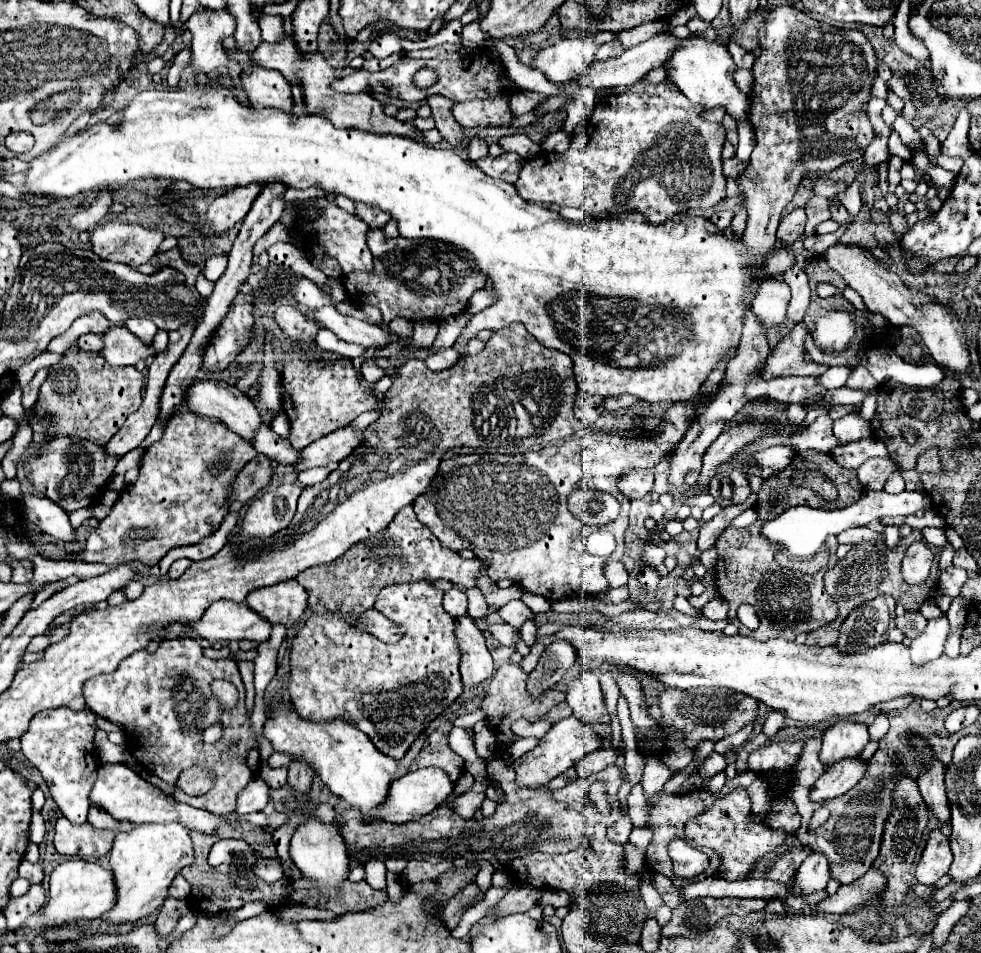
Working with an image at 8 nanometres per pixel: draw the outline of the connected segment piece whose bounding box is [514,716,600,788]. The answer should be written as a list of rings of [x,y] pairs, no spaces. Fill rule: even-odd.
[[[576,716],[564,718],[550,728],[550,732],[540,740],[540,744],[534,750],[526,752],[522,758],[518,758],[514,762],[516,784],[520,788],[534,788],[534,786],[548,784],[552,778],[560,776],[564,770],[576,766],[582,756],[592,754],[598,748],[598,744],[600,744],[600,740],[598,740],[596,732],[592,732],[592,728],[584,726]]]

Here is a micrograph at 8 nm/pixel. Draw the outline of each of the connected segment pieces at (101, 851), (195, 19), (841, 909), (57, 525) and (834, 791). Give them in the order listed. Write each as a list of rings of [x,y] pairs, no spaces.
[[[60,816],[56,820],[54,846],[58,854],[68,858],[102,858],[110,852],[116,832],[128,832],[132,824],[124,824],[118,830],[96,830],[88,822],[74,826],[68,818]]]
[[[198,8],[184,24],[184,29],[192,32],[192,64],[194,72],[210,72],[226,66],[228,54],[222,48],[222,40],[232,36],[236,30],[236,20],[226,10]]]
[[[870,868],[860,880],[848,886],[840,886],[834,896],[828,896],[816,908],[824,913],[844,914],[850,908],[856,908],[862,902],[868,902],[870,898],[878,896],[886,888],[886,882],[886,874],[882,874],[878,868]]]
[[[22,496],[20,498],[24,516],[36,524],[44,534],[62,540],[62,542],[74,542],[76,534],[68,520],[68,514],[58,506],[52,504],[52,500],[44,500],[44,496]]]
[[[858,758],[834,764],[810,788],[810,800],[812,802],[824,802],[828,798],[836,798],[836,796],[846,794],[864,776],[866,766],[868,766],[868,762],[860,762]]]

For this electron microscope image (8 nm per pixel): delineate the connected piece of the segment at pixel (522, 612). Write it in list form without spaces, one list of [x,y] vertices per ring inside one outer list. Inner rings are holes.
[[[512,600],[512,602],[508,602],[506,606],[502,606],[502,608],[498,610],[498,614],[500,614],[500,618],[502,618],[506,624],[510,624],[510,626],[514,626],[514,628],[522,628],[522,624],[534,616],[534,612],[532,612],[522,600]]]

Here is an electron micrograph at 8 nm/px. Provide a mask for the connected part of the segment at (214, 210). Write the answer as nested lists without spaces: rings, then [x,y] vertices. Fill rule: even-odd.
[[[246,184],[244,188],[234,188],[228,194],[218,196],[206,212],[206,224],[216,232],[224,232],[242,222],[260,190],[260,184]]]

